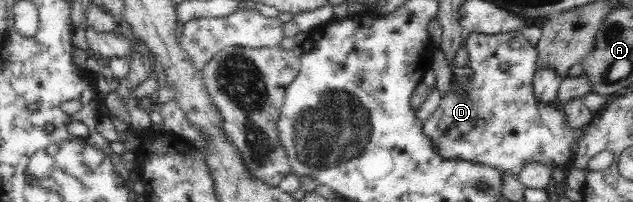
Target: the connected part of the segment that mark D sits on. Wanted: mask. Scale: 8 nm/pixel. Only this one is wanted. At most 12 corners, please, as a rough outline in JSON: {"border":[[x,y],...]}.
{"border":[[521,31],[466,35],[422,132],[445,160],[563,169],[585,126],[533,94]]}

